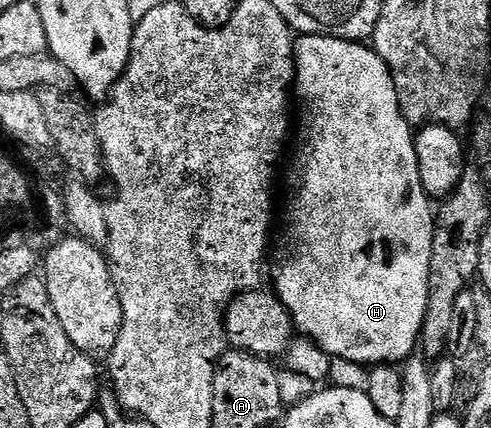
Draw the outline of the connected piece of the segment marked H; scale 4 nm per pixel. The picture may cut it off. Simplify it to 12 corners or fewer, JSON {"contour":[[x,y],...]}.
{"contour":[[294,44],[276,293],[331,359],[405,363],[436,210],[375,50]]}

